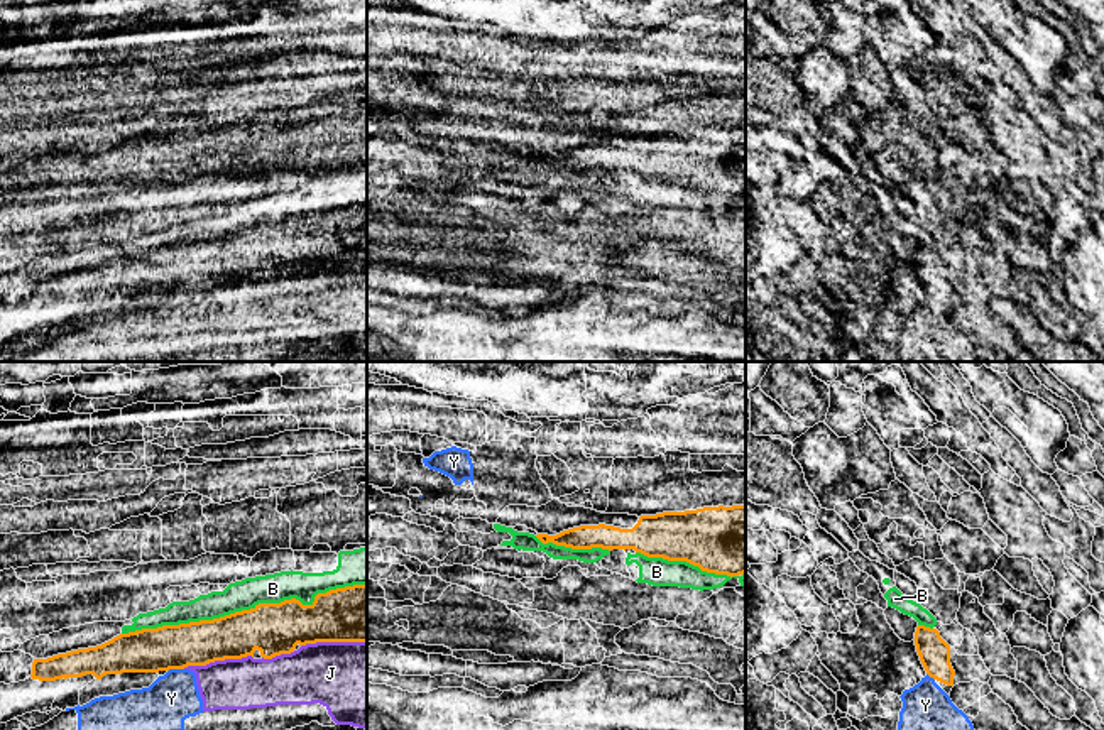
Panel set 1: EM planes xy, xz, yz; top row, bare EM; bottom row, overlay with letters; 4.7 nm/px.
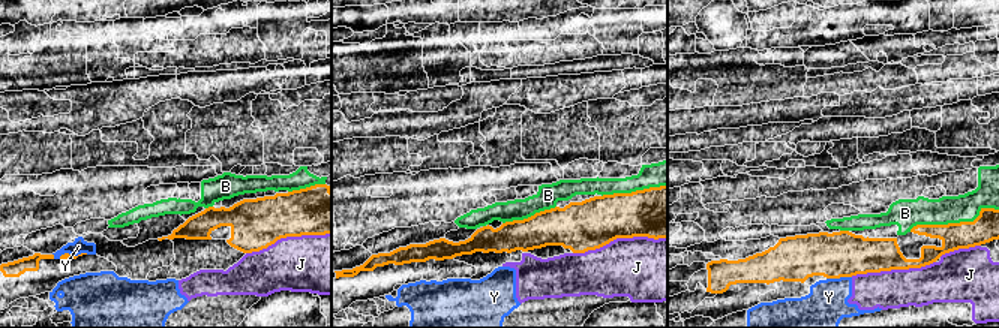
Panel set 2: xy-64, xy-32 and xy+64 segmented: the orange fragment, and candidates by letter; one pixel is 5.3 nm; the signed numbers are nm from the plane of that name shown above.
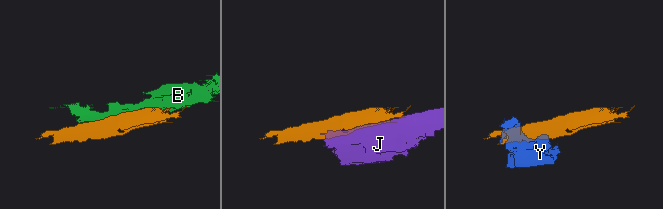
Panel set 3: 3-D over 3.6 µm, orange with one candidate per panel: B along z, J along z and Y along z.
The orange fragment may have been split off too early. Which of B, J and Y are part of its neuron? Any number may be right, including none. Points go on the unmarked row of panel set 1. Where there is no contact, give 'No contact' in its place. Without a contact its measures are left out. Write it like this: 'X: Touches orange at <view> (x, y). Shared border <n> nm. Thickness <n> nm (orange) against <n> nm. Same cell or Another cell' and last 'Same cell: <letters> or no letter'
B: Touches orange at xy (244, 232). Shared border 1200 nm. Thickness 240 nm (orange) against 140 nm. Another cell
J: Touches orange at xy (217, 281). Shared border 340 nm. Thickness 220 nm (orange) against 240 nm. Another cell
Y: Touches orange at xy (174, 289). Shared border 80 nm. Thickness 220 nm (orange) against 280 nm. Another cell
Same cell: no letter

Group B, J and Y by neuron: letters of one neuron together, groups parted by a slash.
B / J Y

